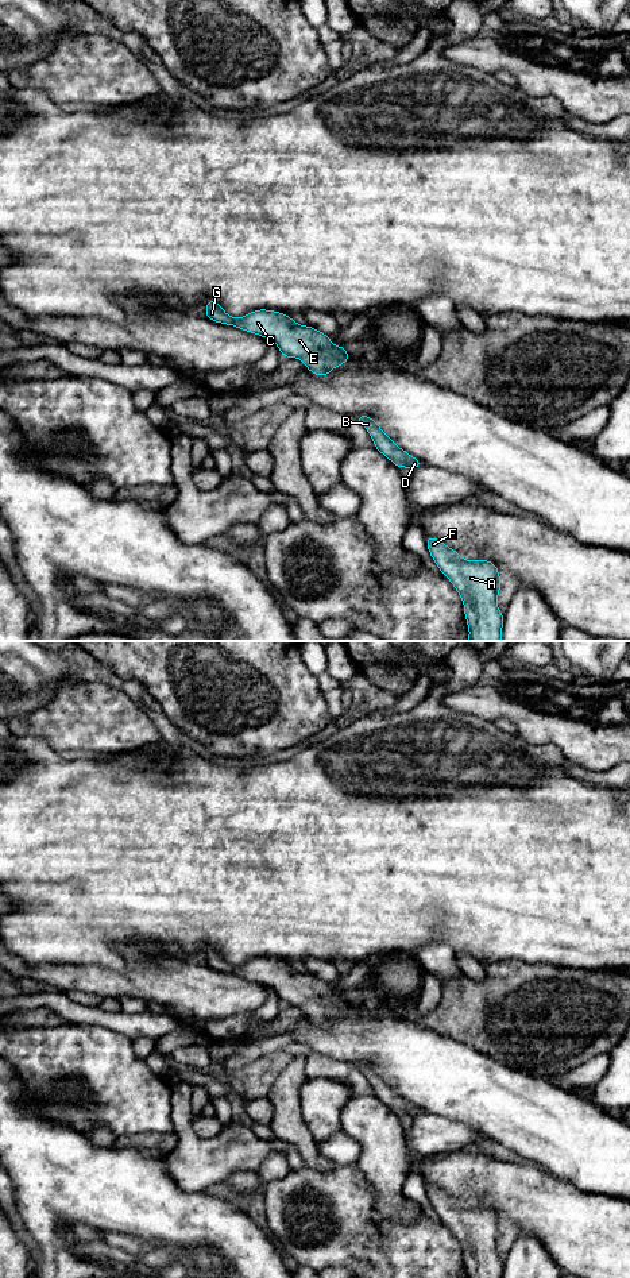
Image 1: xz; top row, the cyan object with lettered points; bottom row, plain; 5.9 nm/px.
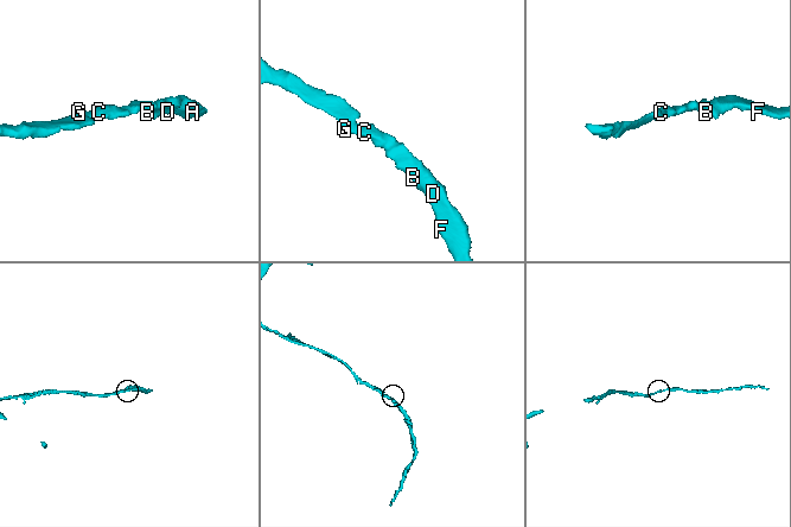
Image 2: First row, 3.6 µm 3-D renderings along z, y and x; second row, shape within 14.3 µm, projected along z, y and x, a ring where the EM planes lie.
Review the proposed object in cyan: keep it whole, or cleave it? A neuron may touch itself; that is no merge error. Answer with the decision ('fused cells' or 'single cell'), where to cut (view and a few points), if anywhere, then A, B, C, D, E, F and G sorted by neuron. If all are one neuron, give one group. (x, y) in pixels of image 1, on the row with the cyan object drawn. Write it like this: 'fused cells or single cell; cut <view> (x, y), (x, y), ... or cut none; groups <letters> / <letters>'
single cell; cut none; groups A B C D E F G

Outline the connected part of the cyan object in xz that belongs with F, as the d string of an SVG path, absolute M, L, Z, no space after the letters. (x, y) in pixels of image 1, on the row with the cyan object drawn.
M438 538L425 540L436 565L463 599L468 641L502 641L505 614L496 606L502 587L498 567L490 560L465 560Z

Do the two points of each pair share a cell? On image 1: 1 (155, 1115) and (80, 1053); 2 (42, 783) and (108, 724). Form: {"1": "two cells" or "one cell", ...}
{"1": "one cell", "2": "two cells"}

